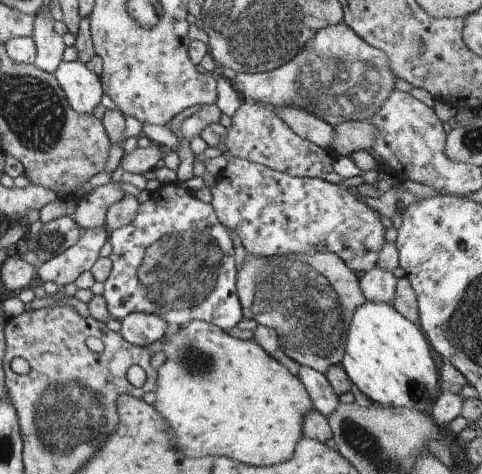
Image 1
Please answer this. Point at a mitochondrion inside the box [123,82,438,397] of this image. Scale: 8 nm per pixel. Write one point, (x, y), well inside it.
(301, 297)

